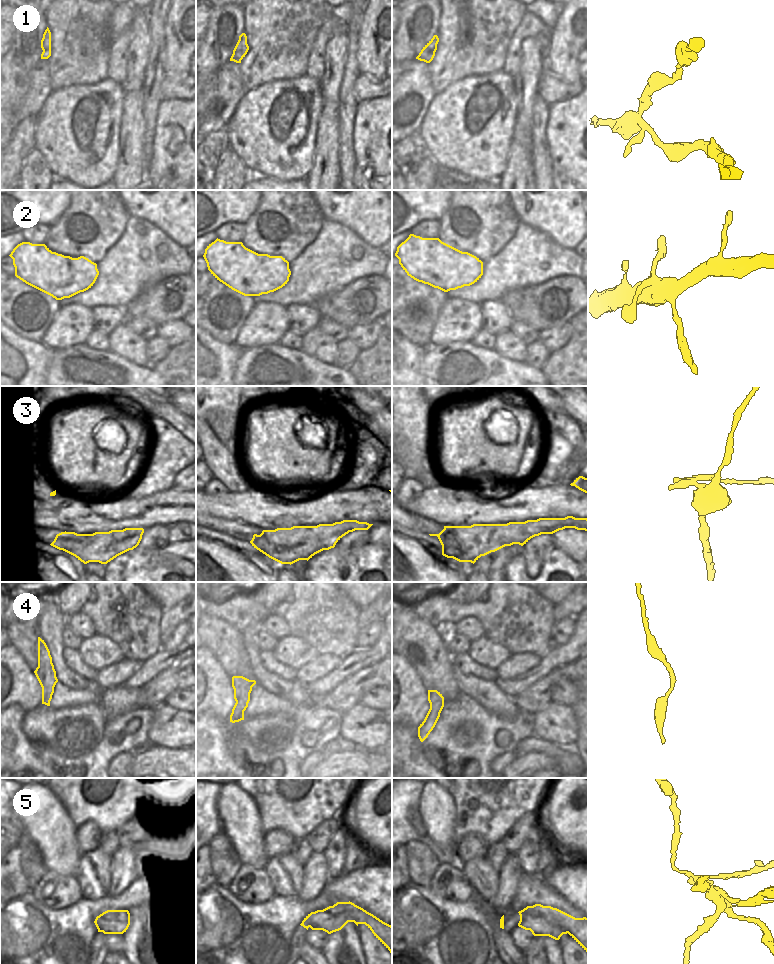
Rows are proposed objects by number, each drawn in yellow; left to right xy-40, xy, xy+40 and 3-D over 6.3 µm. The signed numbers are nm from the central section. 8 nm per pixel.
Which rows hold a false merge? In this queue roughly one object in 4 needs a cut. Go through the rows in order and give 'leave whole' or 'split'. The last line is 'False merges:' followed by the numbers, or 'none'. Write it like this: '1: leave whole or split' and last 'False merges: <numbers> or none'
1: leave whole
2: leave whole
3: leave whole
4: leave whole
5: split
False merges: 5

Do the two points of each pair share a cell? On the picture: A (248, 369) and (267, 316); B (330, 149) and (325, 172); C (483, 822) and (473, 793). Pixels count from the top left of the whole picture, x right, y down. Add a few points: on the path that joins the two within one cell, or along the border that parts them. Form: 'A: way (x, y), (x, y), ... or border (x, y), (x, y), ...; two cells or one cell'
A: border (278, 343), (243, 348); two cells
B: way (327, 155), (326, 166); one cell
C: way (483, 815), (483, 803), (480, 800); one cell

